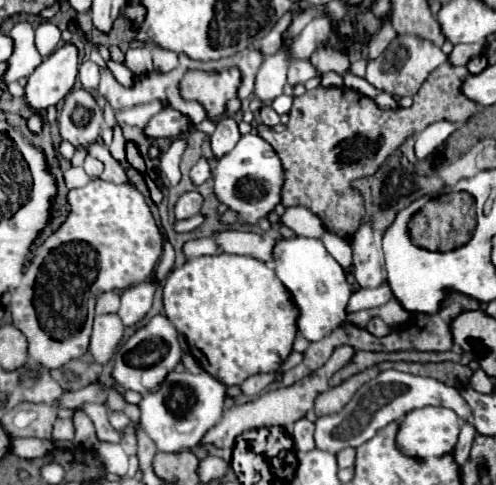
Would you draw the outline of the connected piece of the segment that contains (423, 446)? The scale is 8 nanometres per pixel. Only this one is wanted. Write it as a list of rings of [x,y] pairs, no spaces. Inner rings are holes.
[[[425,406],[403,418],[397,444],[409,456],[443,456],[453,452],[457,436],[459,418],[453,410]]]

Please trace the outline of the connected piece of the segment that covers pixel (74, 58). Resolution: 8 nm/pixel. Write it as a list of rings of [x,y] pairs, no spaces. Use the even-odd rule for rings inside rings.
[[[63,44],[51,56],[47,56],[25,86],[25,100],[39,112],[59,104],[73,88],[77,78],[79,50],[75,44]]]

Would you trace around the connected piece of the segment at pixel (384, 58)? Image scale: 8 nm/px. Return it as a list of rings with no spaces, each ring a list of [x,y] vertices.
[[[397,36],[387,48],[385,52],[381,52],[377,58],[367,60],[367,74],[365,78],[381,92],[389,92],[395,98],[403,98],[403,96],[413,96],[421,84],[425,82],[425,78],[439,66],[447,62],[447,54],[441,52],[441,48],[437,48],[435,44],[431,44],[429,40],[421,40],[417,36]]]

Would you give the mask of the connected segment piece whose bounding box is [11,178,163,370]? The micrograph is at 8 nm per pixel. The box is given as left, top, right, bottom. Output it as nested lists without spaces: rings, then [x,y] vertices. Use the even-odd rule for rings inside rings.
[[[95,178],[87,186],[71,190],[69,204],[71,208],[65,224],[37,248],[31,264],[21,276],[19,286],[11,292],[13,326],[25,334],[29,342],[29,358],[47,370],[61,368],[69,360],[81,358],[89,350],[97,296],[151,280],[163,252],[163,236],[159,226],[145,196],[133,184],[113,184]]]

